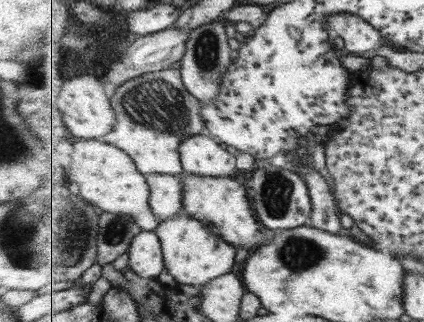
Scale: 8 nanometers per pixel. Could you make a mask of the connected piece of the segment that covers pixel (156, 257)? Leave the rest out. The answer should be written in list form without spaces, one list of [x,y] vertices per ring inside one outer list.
[[[141,231],[131,242],[129,267],[138,276],[157,279],[165,267],[164,246],[156,231]]]

